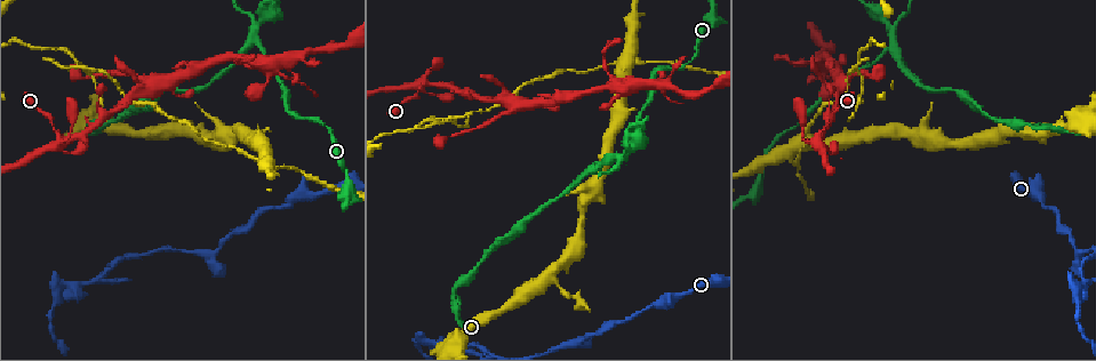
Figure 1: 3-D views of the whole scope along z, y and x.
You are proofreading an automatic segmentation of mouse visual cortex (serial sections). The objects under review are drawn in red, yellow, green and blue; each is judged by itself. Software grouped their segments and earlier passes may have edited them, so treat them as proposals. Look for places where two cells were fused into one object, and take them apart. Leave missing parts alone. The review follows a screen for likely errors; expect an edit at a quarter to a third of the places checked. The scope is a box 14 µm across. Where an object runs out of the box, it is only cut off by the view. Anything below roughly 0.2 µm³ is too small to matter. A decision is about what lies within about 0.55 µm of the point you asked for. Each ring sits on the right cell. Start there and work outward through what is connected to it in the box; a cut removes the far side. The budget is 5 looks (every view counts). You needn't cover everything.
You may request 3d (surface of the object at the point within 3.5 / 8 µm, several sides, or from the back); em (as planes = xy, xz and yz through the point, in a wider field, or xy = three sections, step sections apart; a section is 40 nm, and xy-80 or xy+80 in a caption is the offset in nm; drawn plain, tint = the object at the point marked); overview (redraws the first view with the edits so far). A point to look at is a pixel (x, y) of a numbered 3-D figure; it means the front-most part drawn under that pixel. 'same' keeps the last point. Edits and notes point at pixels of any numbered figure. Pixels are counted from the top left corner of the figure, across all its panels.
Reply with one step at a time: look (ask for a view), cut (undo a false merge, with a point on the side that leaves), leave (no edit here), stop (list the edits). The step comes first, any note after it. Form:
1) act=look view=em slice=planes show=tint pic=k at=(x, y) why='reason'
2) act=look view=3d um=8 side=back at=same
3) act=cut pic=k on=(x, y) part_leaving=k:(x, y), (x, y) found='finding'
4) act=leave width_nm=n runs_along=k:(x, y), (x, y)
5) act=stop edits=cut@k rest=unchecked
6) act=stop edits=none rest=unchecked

act=look view=3d um=3.5 pic=1 at=(254, 40) why='thick turns thin'

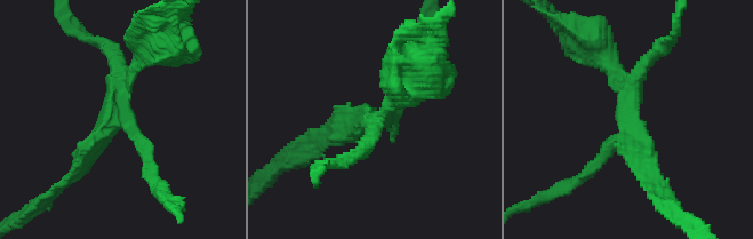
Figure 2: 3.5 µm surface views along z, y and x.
act=cut pic=2 on=(607, 42) part_leaving=2:(630, 120), (647, 180), (665, 194) found='two cells meet here'

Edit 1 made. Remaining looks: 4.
act=look view=3d um=3.5 pic=1 at=(630, 50) why='two arms in line, one across'

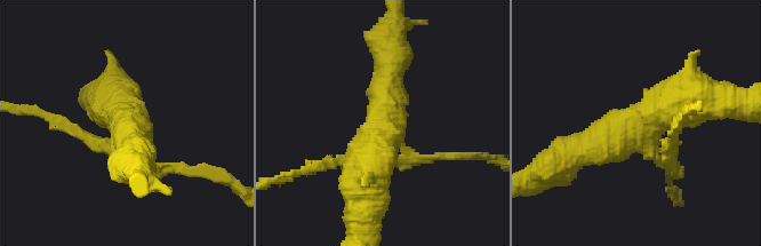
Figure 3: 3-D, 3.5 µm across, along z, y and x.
act=look view=em slice=xy step=5 show=tint pic=3 at=(647, 142) arms=3 arm_widths_nm=150,450,600 why='shape alone is not enough'

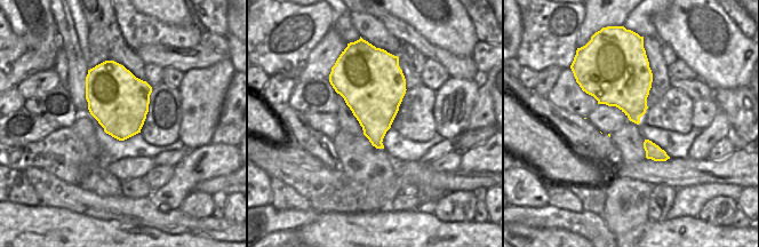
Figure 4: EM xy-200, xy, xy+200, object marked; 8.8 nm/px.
act=cut pic=3 on=(105, 141) found='a second cell is stuck on'

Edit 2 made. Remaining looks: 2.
act=stop edits=cut@2,cut@3 rest=unchecked

